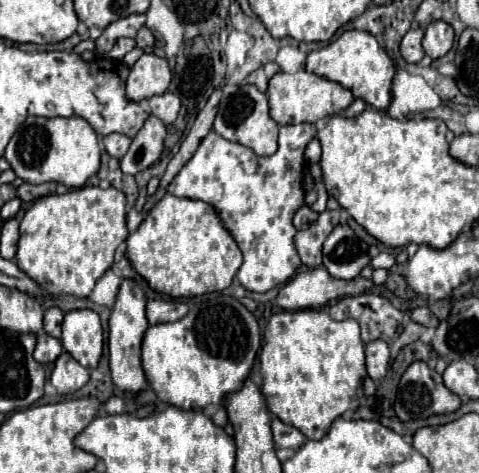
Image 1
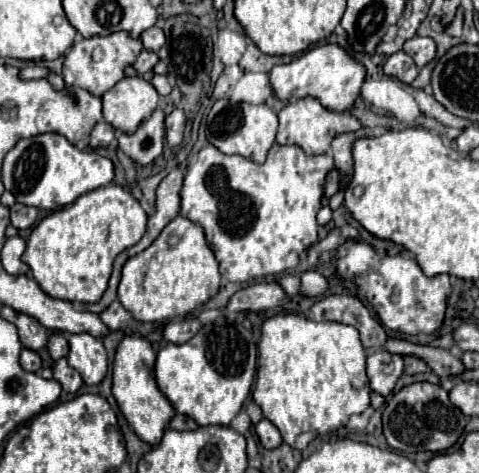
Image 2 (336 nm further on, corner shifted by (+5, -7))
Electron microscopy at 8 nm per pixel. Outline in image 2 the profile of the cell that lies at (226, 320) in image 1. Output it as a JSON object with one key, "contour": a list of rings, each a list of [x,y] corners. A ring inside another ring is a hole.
{"contour":[[[218,317],[214,323],[202,327],[198,335],[194,335],[184,345],[168,343],[156,359],[156,383],[160,391],[170,399],[178,413],[192,417],[198,425],[224,425],[228,427],[230,421],[240,413],[246,397],[250,395],[250,387],[256,375],[256,345],[252,341],[252,333],[226,317]]]}

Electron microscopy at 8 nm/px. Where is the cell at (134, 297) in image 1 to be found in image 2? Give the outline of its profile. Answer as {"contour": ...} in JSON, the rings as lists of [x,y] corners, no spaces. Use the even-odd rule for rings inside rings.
{"contour":[[[124,337],[116,349],[114,367],[112,367],[112,393],[118,401],[120,411],[134,429],[134,433],[148,445],[158,445],[170,419],[174,417],[174,407],[166,395],[158,389],[154,379],[154,361],[156,353],[144,337]]]}

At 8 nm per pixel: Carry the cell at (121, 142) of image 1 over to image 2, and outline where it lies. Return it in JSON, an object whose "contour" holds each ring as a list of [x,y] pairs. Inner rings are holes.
{"contour":[[[100,119],[100,121],[94,125],[92,133],[88,135],[88,143],[90,143],[92,149],[96,149],[96,147],[108,147],[112,139],[114,139],[114,129],[112,129],[112,125],[108,125],[104,119]]]}

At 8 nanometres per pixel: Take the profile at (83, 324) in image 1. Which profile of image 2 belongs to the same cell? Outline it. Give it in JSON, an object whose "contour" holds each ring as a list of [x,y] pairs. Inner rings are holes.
{"contour":[[[80,333],[80,335],[68,335],[70,343],[70,355],[68,363],[74,367],[86,385],[98,385],[108,371],[108,357],[106,349],[100,339]]]}

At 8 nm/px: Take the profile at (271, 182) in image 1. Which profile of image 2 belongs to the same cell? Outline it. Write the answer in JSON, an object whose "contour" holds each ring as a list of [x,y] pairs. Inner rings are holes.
{"contour":[[[206,145],[198,159],[188,167],[182,185],[180,215],[204,229],[206,241],[214,251],[222,277],[244,283],[256,277],[278,275],[296,267],[300,255],[318,241],[316,213],[322,207],[326,175],[334,169],[334,159],[326,155],[306,155],[296,145],[274,145],[262,165],[252,163],[240,155],[226,155],[214,145]]]}

